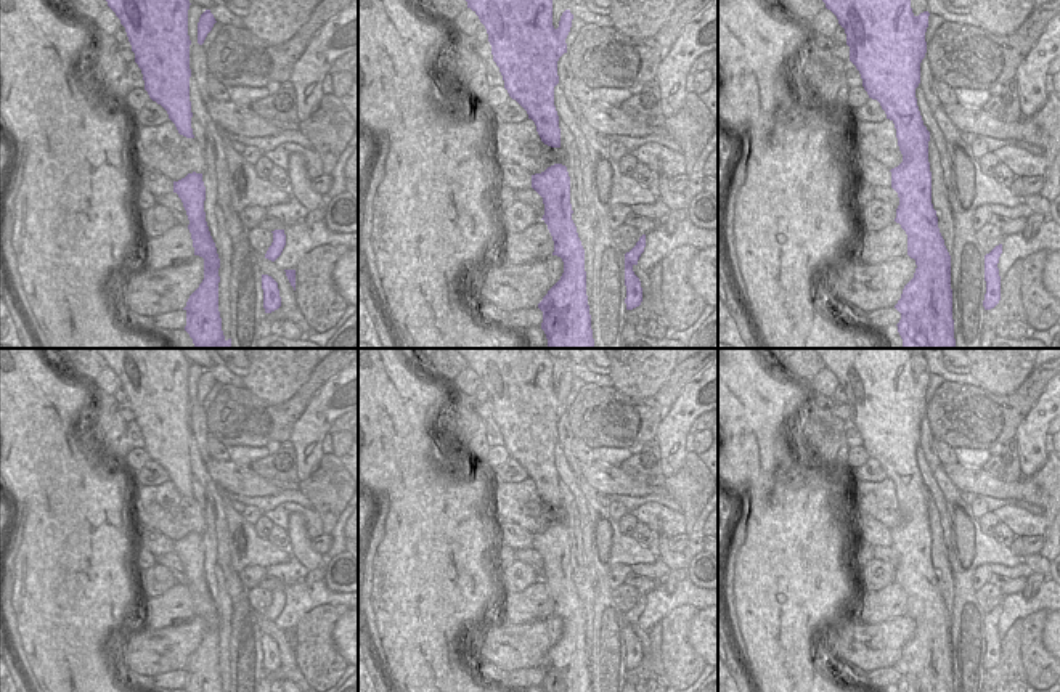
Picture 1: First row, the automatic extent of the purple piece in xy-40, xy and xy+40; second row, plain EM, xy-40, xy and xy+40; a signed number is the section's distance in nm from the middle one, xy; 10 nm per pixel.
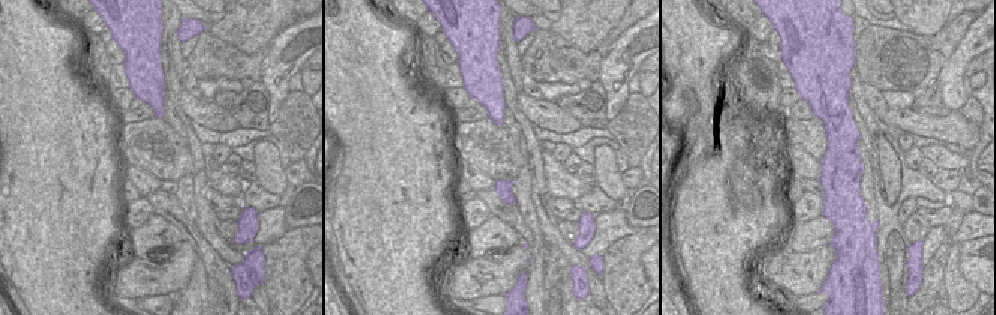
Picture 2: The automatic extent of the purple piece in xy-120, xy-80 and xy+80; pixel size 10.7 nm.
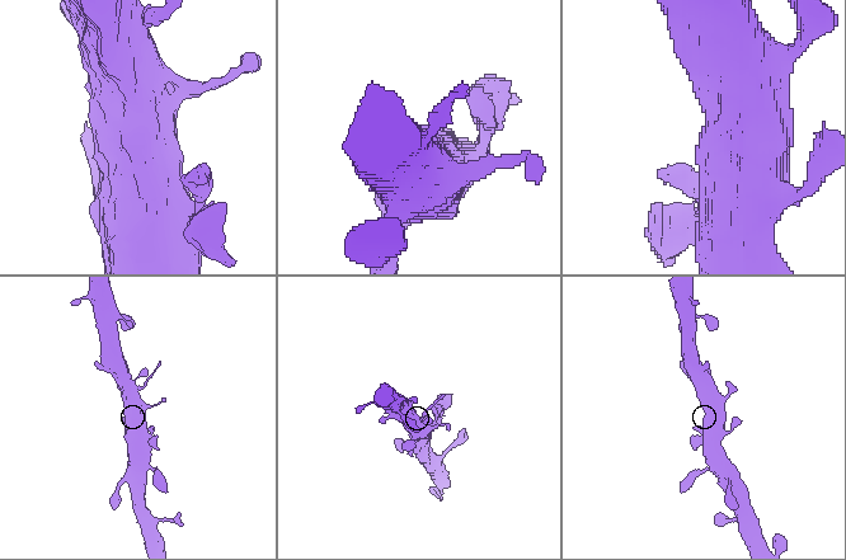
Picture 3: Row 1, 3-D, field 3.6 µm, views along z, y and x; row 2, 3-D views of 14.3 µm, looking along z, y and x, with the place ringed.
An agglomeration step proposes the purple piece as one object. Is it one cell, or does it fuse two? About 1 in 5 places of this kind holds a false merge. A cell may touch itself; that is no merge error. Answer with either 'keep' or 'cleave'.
keep

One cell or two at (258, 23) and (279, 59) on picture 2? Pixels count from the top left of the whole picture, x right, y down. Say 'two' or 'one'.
two

